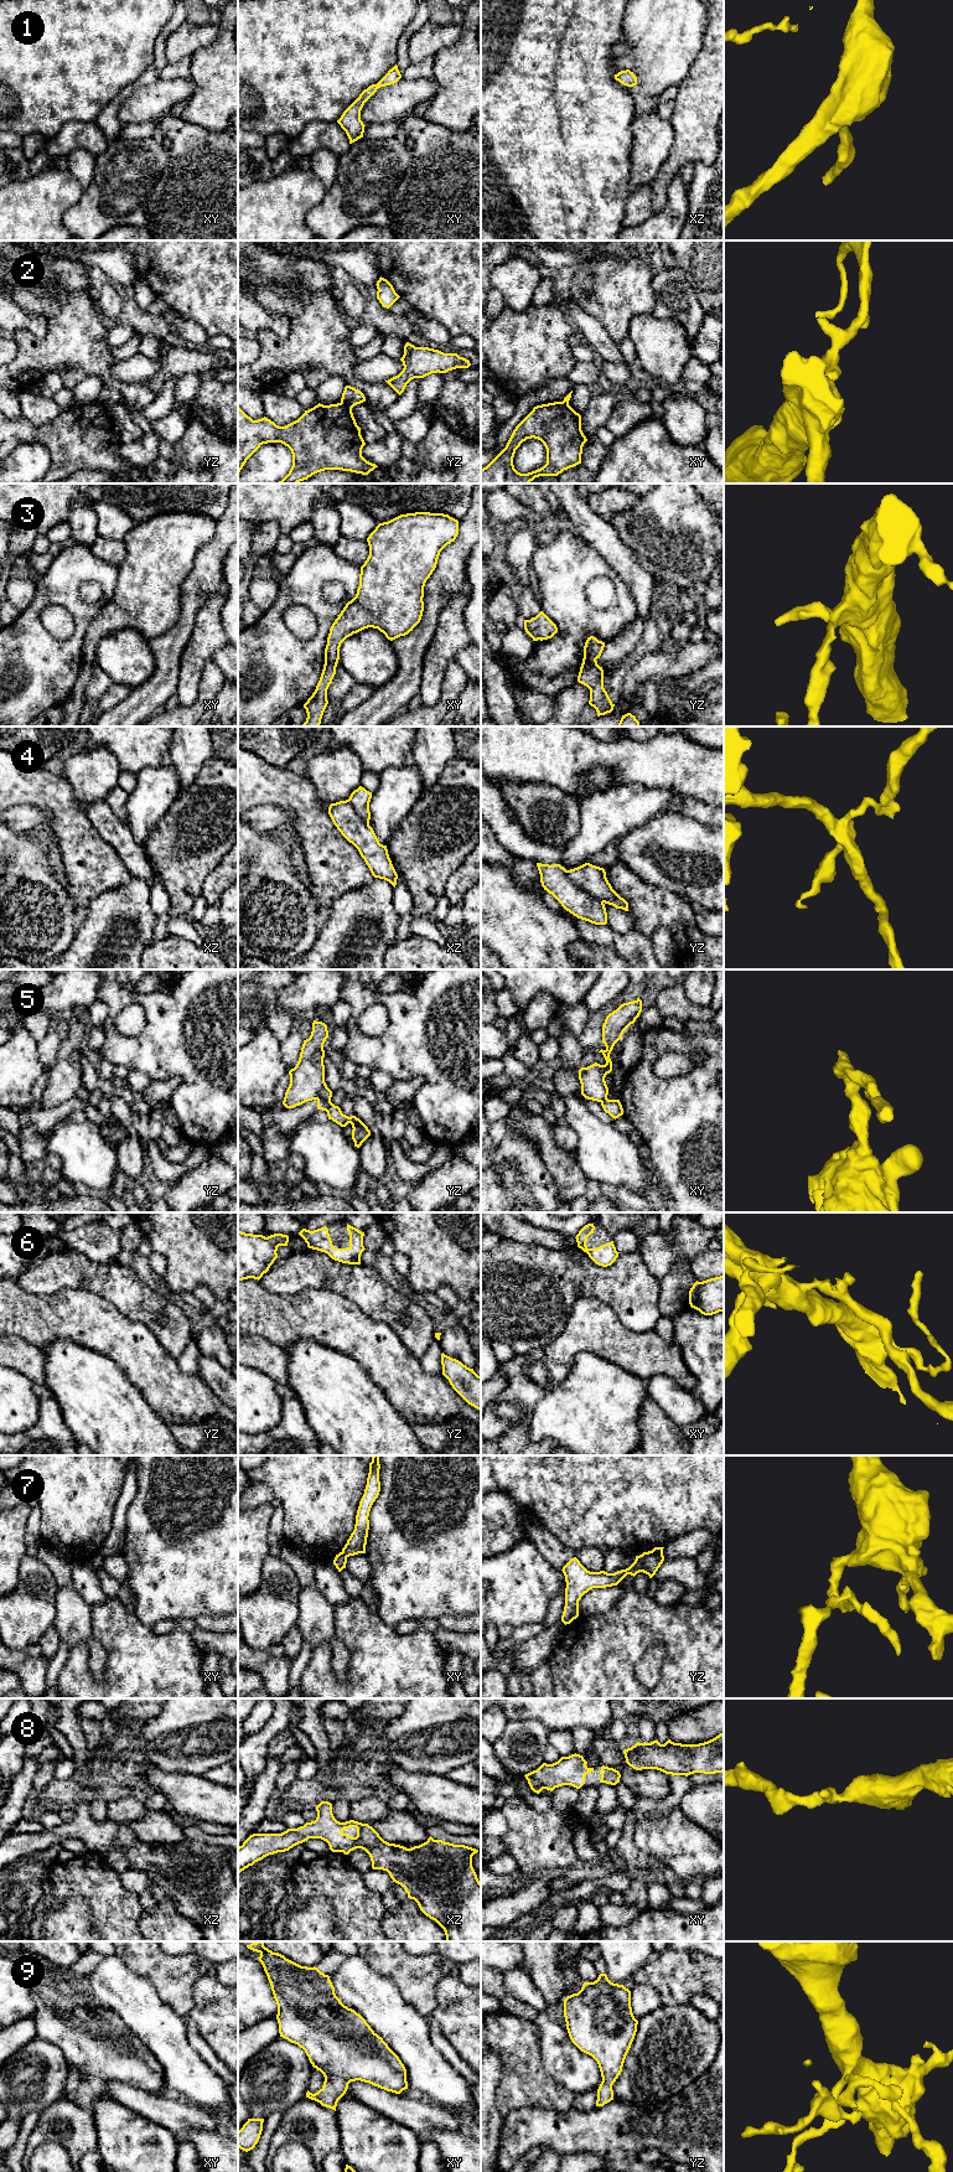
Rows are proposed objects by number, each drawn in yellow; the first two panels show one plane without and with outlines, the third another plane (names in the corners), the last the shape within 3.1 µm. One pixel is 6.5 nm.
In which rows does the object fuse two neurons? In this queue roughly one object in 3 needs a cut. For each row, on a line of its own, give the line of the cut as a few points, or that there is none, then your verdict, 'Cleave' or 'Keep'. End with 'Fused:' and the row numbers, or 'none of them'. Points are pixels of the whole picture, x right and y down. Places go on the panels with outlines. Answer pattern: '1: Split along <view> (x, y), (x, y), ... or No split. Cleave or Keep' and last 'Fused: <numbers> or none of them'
1: No split. Keep
2: Split along yz (341, 402), (351, 409). Cleave
3: Split along yz (595, 658), (583, 663). Cleave
4: Split along yz (566, 870), (566, 874), (576, 885), (602, 903). Cleave
5: Split along yz (317, 1099), (330, 1101). Cleave
6: No split. Keep
7: Split along xy (342, 1551), (347, 1556). Cleave
8: No split. Keep
9: No split. Keep
Fused: 2, 3, 4, 5, 7

